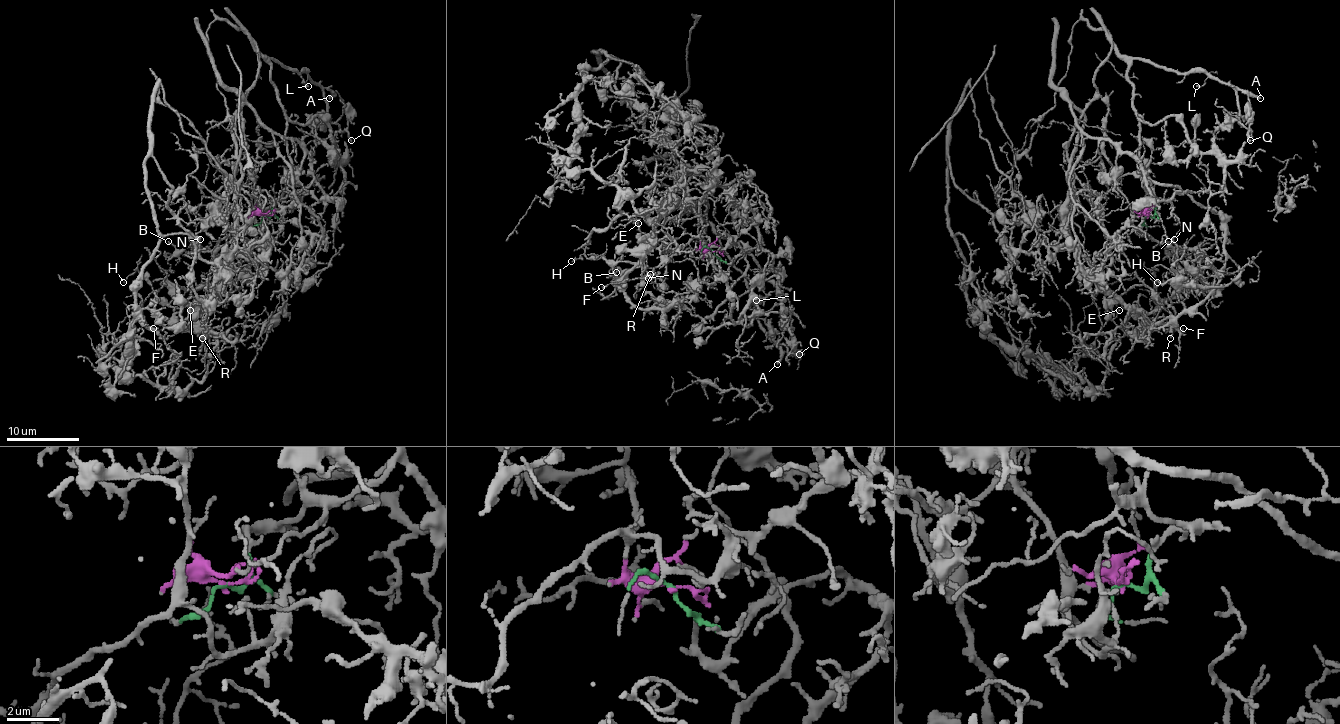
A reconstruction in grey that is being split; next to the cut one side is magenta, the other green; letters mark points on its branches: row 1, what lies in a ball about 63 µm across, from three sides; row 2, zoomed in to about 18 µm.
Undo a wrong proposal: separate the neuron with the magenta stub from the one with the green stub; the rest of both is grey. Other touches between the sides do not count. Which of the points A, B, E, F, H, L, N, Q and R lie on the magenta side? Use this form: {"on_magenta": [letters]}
{"on_magenta": ["B", "E", "F", "H", "N", "R"]}

